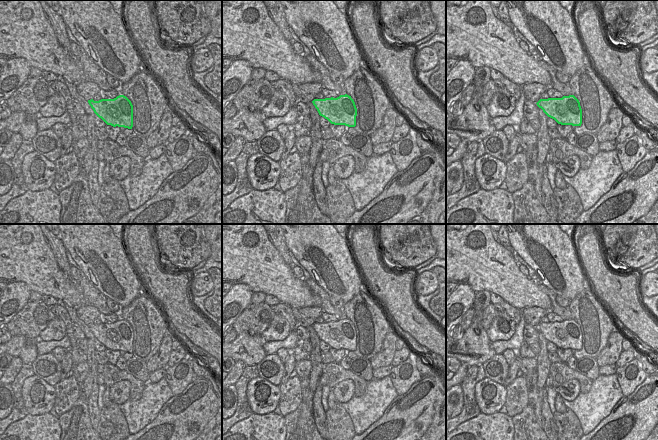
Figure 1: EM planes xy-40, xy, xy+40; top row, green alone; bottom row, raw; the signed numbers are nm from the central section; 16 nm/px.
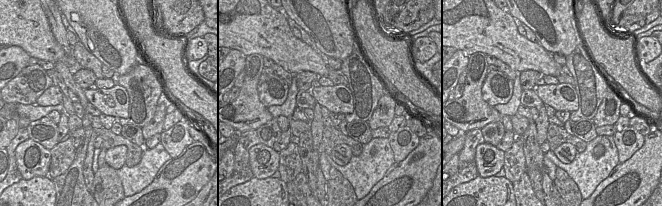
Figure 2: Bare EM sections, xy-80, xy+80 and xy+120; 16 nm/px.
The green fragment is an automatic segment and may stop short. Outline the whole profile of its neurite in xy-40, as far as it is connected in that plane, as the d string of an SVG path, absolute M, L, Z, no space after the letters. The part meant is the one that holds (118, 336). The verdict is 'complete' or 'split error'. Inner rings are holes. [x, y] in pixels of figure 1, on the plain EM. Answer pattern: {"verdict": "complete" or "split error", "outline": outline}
{"verdict": "complete", "outline": "M119 319L114 323L88 324L94 337L107 349L113 351L133 351L133 329L124 319Z"}

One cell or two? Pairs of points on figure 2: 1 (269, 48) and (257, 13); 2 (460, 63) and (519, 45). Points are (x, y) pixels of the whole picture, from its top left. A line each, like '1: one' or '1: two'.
1: one
2: two

